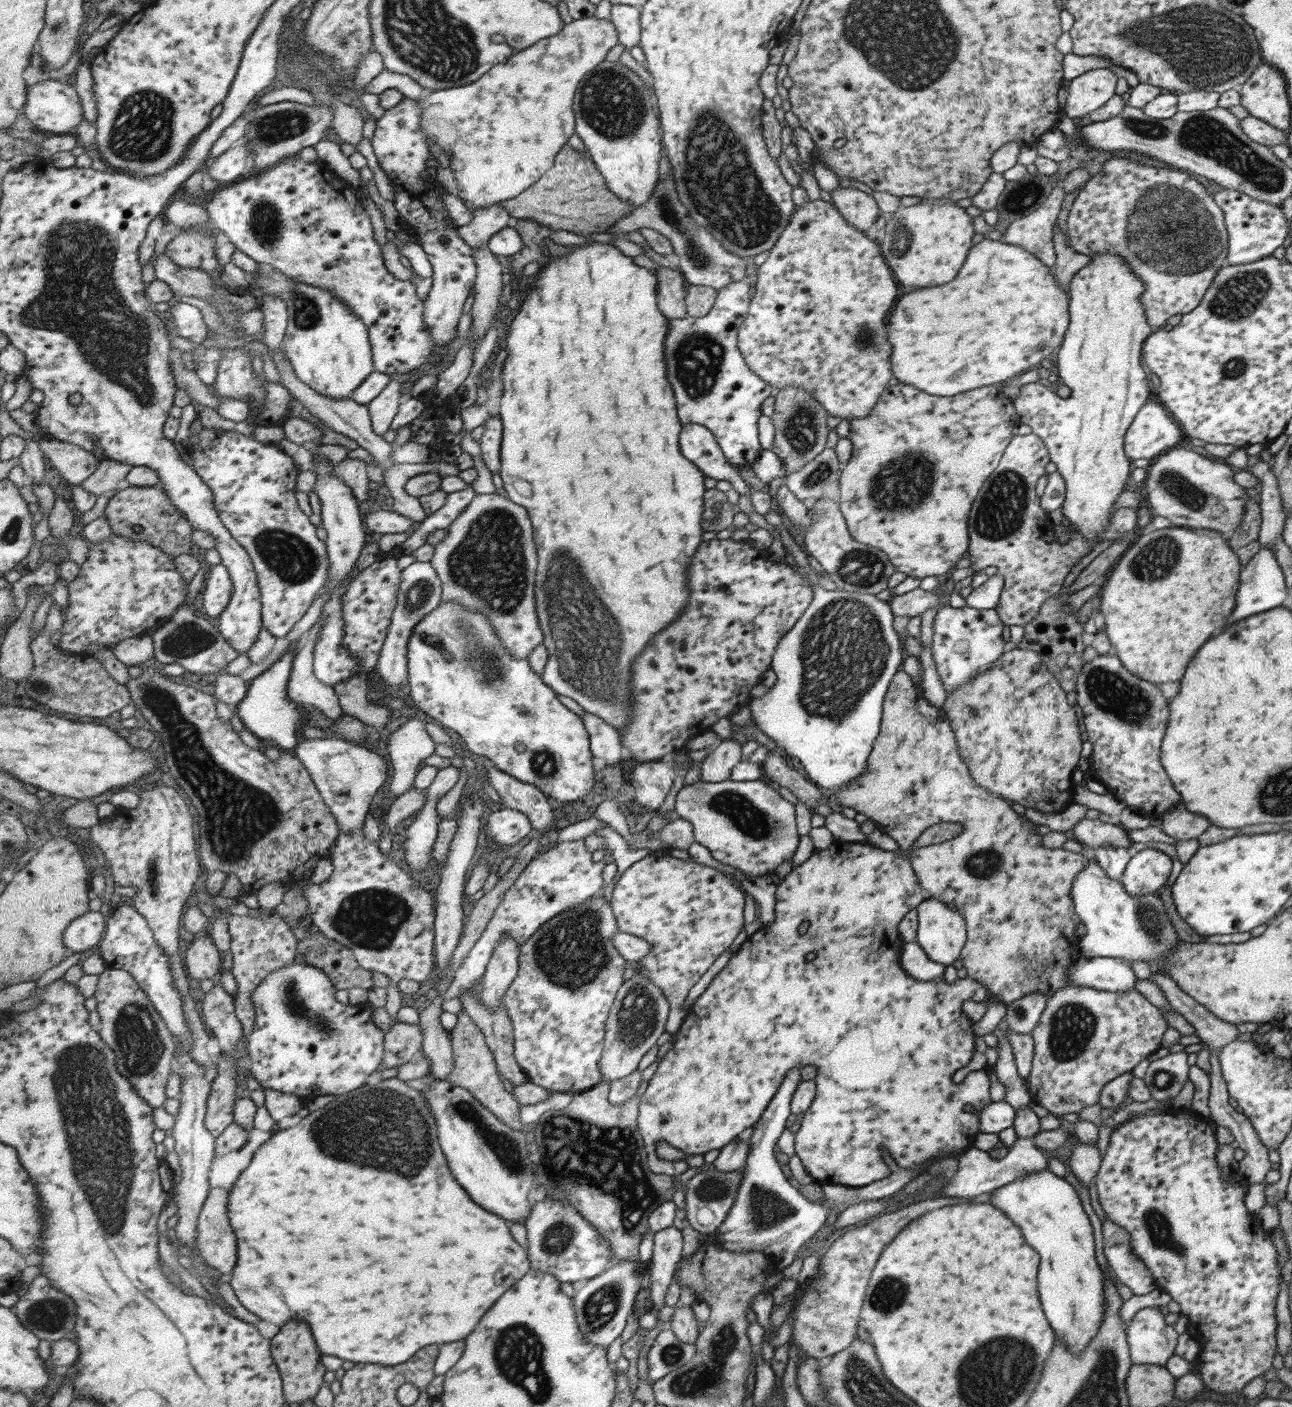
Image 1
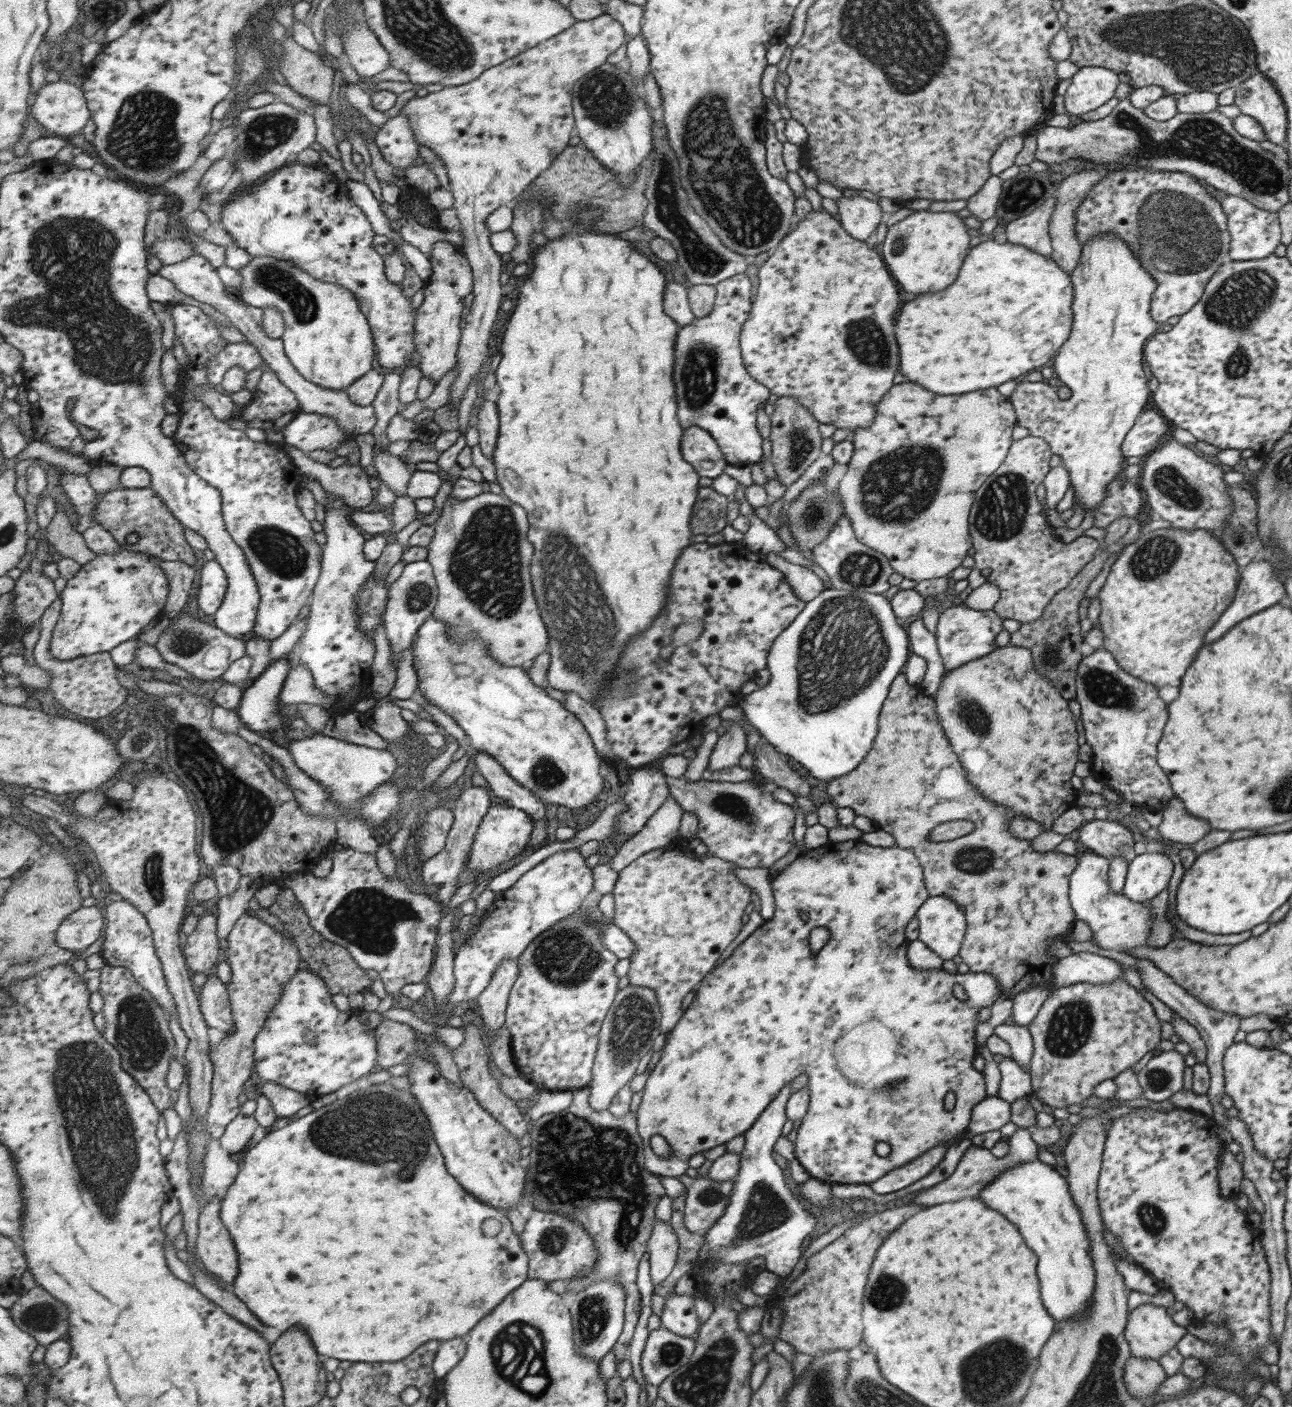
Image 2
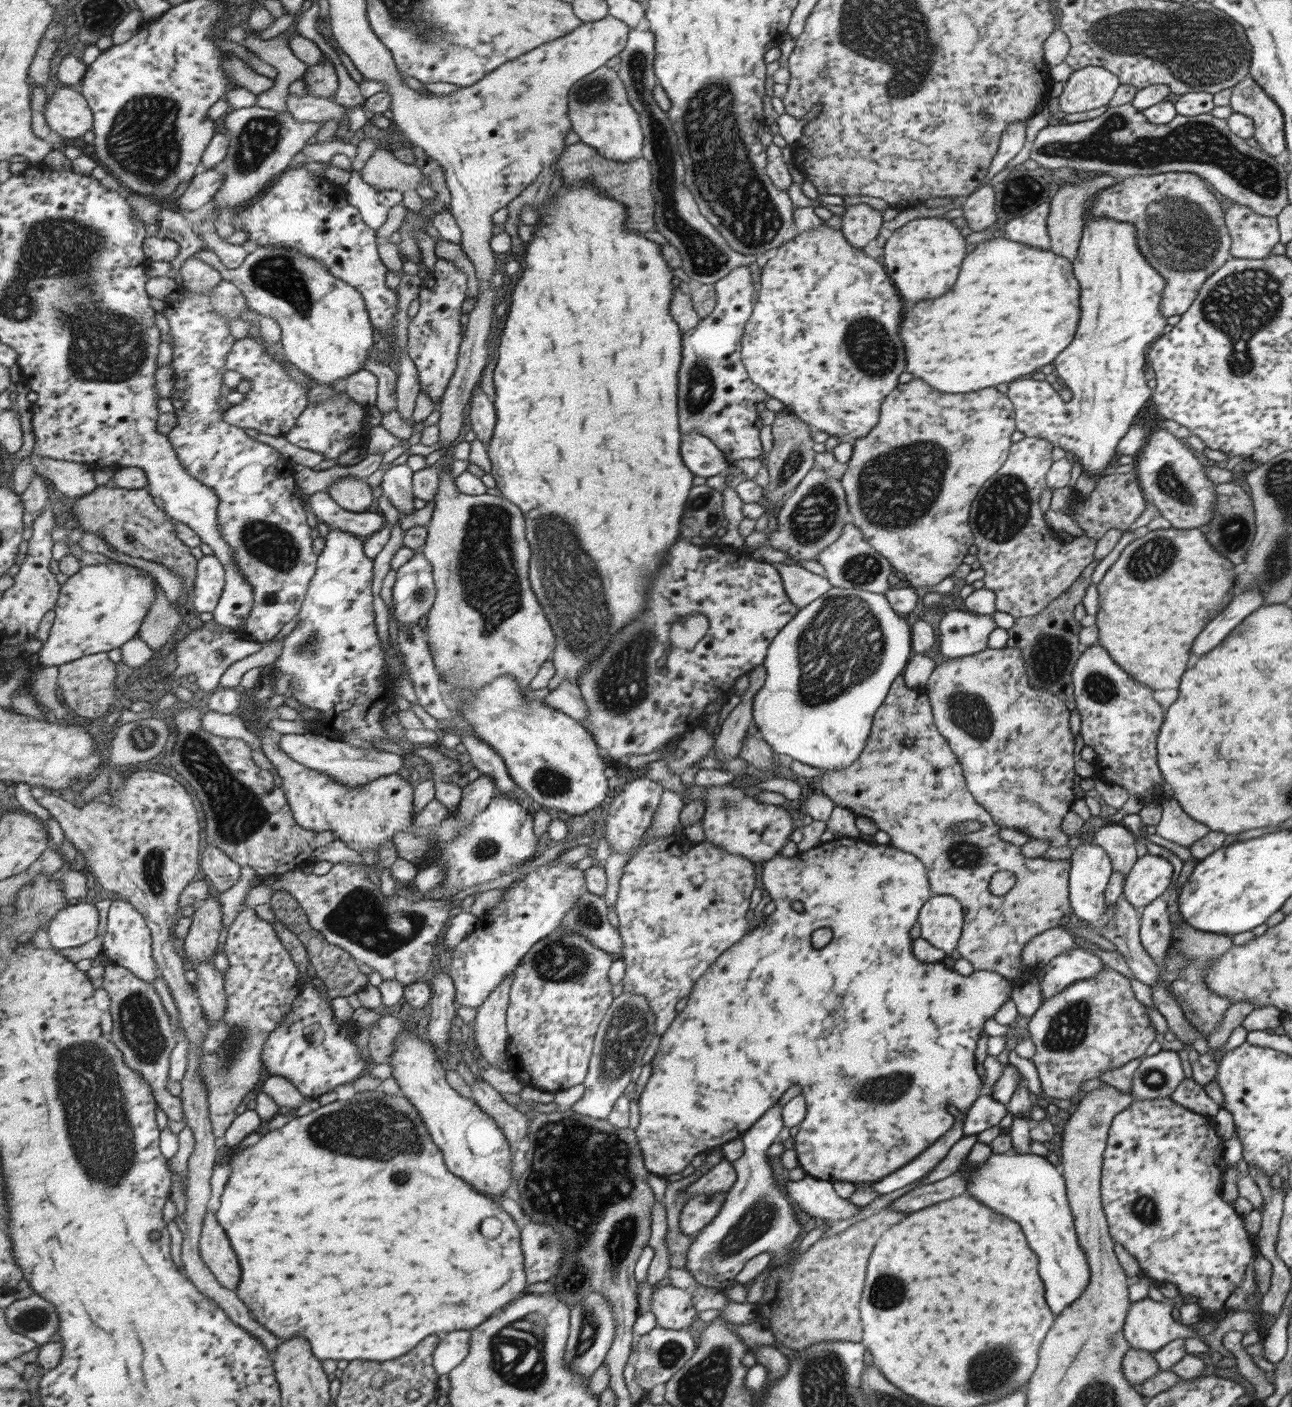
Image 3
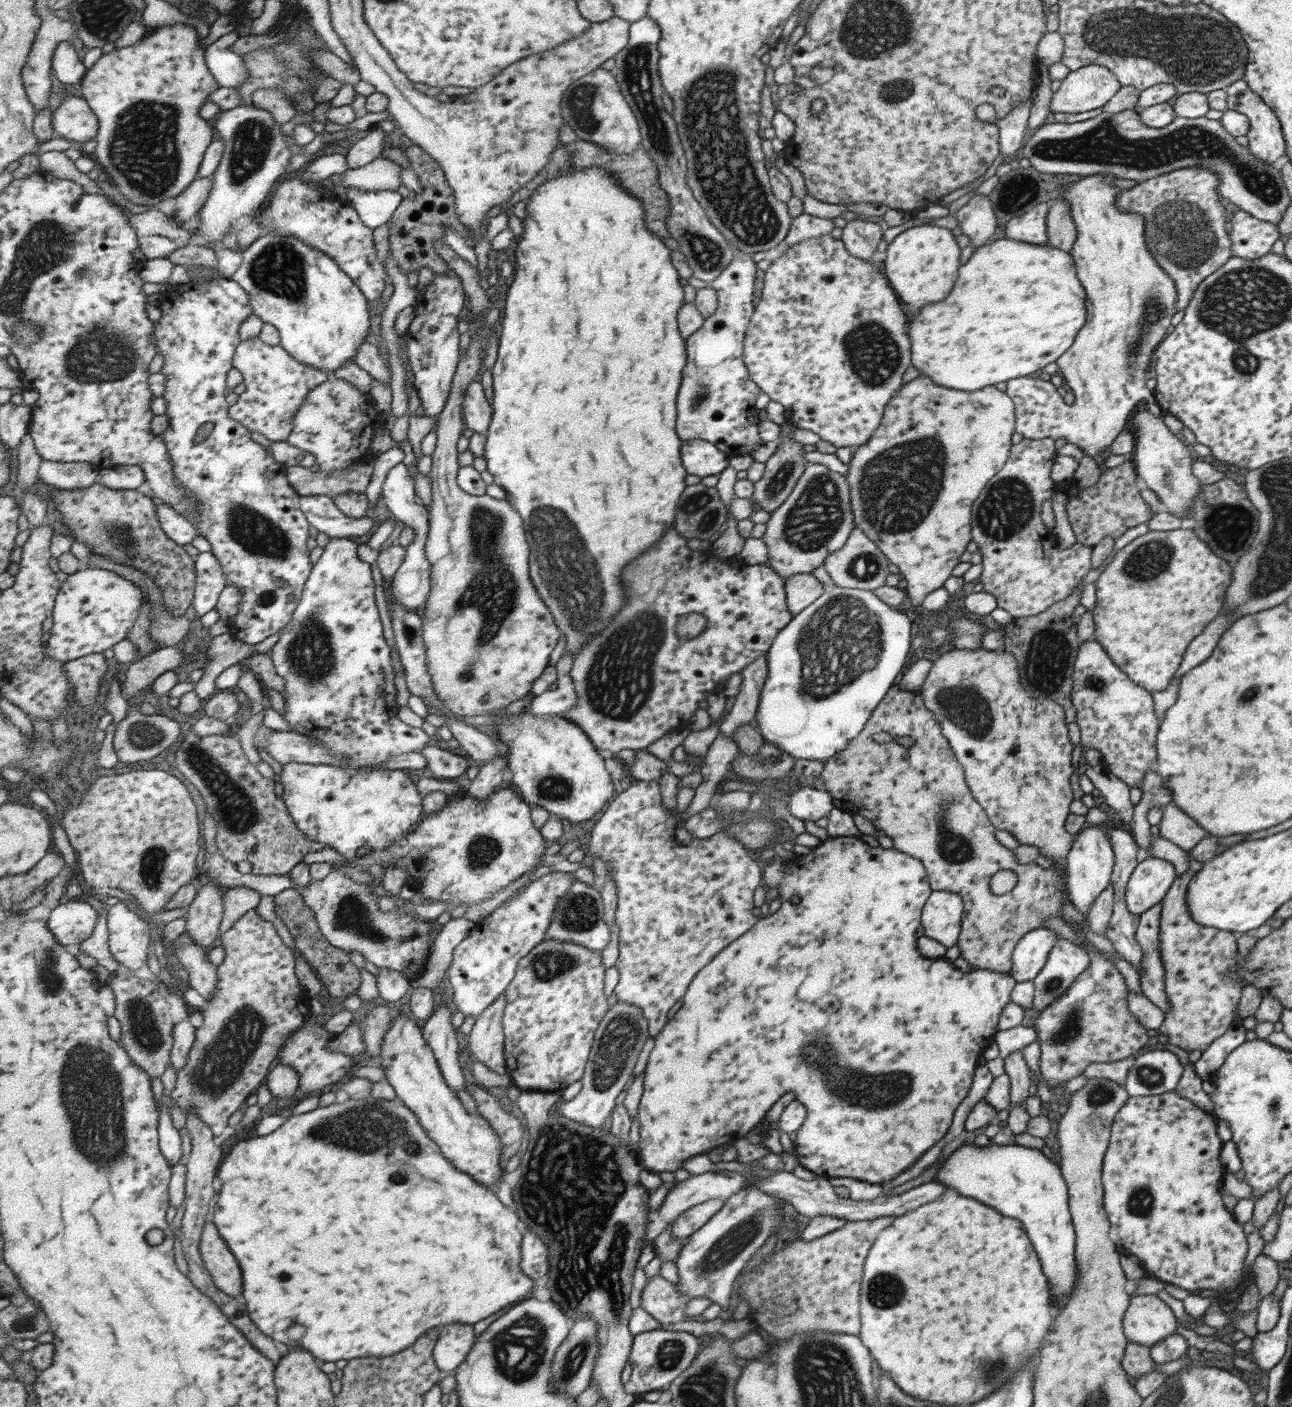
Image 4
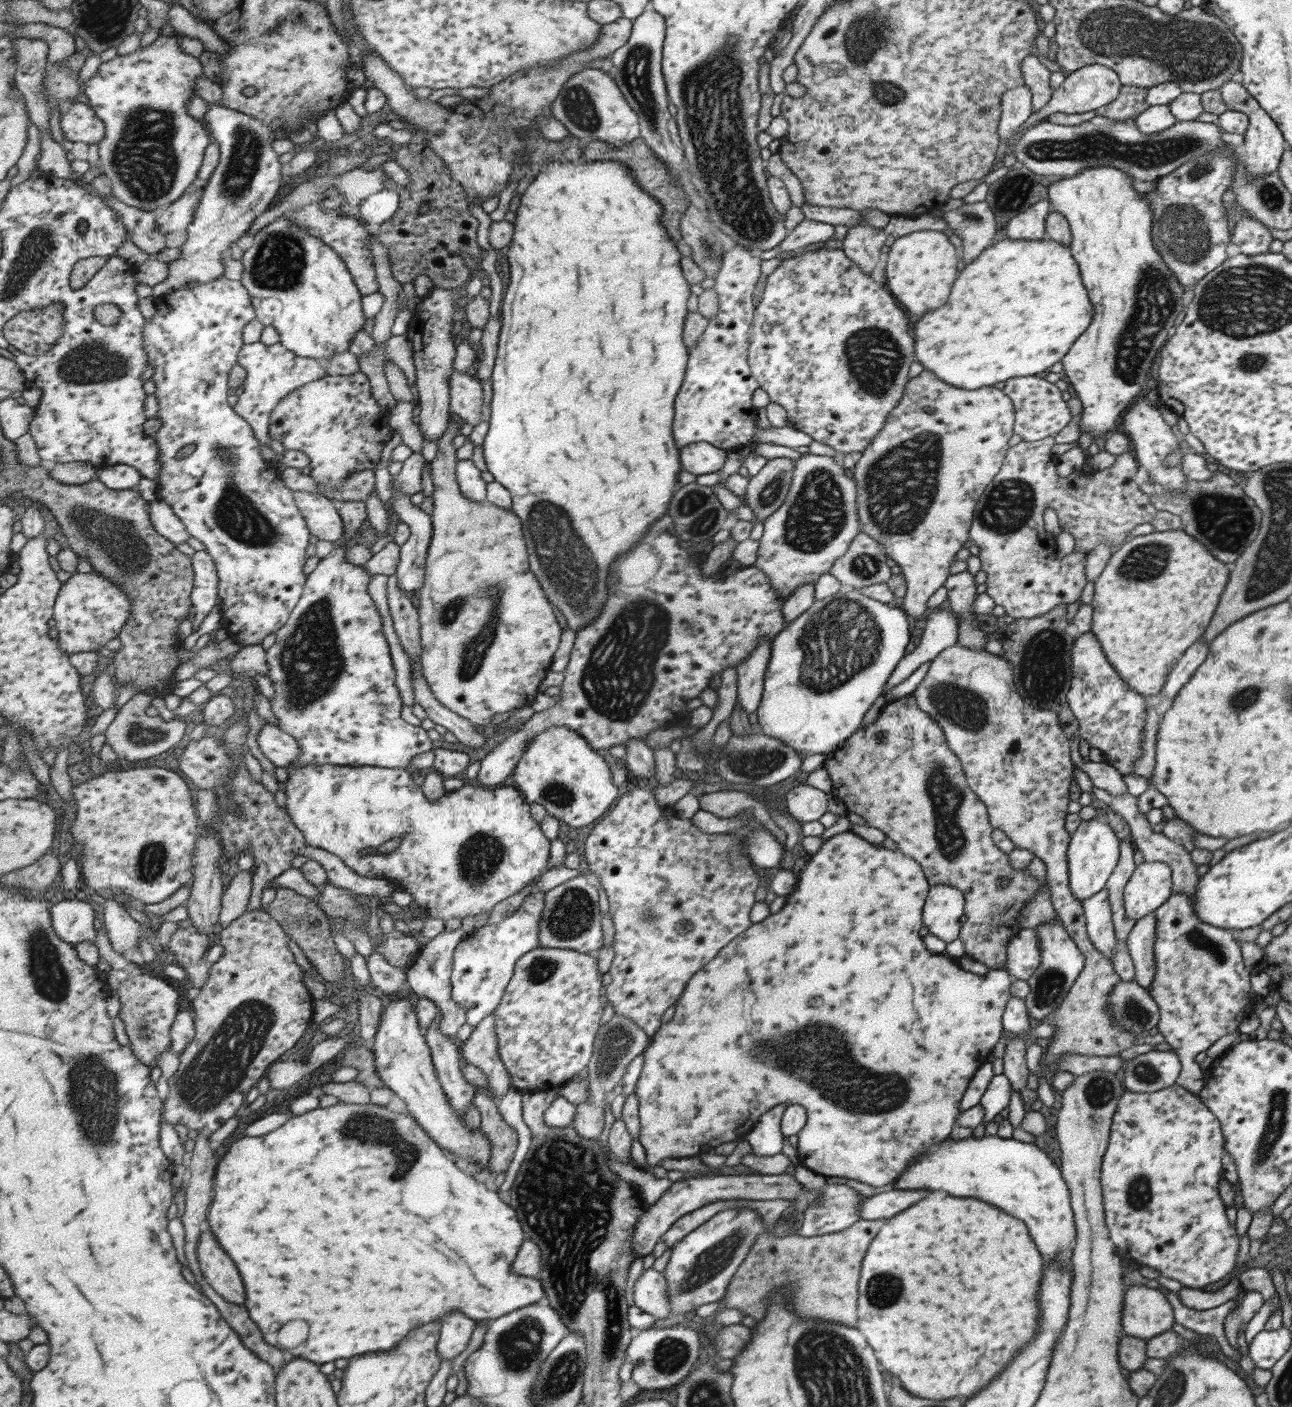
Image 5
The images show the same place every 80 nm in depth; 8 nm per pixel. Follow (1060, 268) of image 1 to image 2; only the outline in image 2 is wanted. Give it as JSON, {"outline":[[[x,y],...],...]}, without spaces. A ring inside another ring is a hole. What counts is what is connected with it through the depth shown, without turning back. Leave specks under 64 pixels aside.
{"outline":[[[1097,166],[1097,168],[1093,168],[1093,170],[1073,173],[1060,182],[1054,195],[1054,198],[1056,198],[1055,206],[1053,207],[1053,212],[1048,222],[1048,235],[1052,248],[1050,256],[1057,263],[1057,266],[1062,268],[1068,275],[1079,260],[1081,247],[1078,243],[1074,227],[1076,208],[1079,206],[1080,200],[1083,200],[1084,194],[1087,194],[1089,189],[1095,186],[1095,183],[1101,180],[1106,174],[1107,172],[1105,172],[1103,166]]]}

